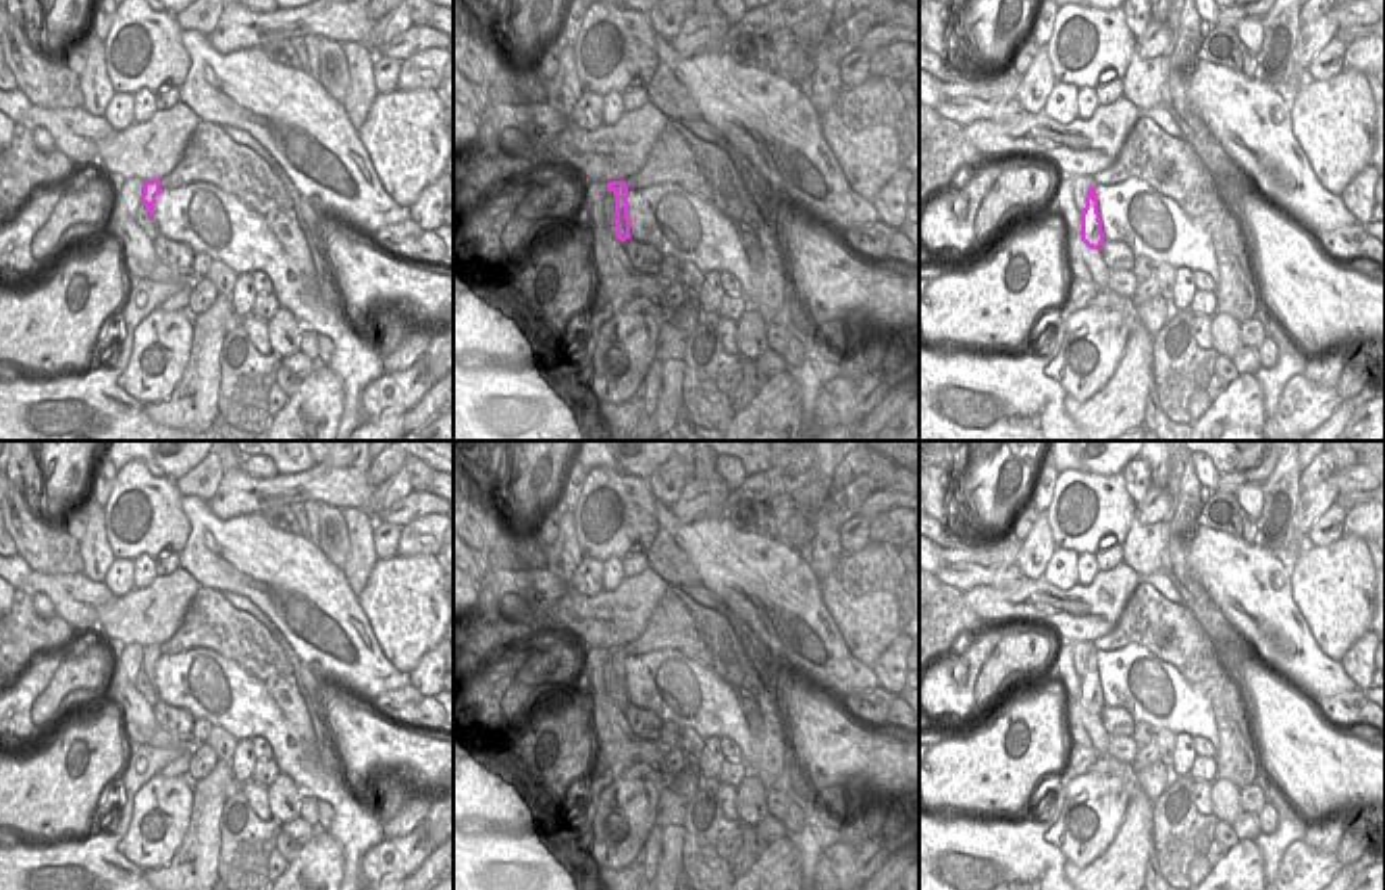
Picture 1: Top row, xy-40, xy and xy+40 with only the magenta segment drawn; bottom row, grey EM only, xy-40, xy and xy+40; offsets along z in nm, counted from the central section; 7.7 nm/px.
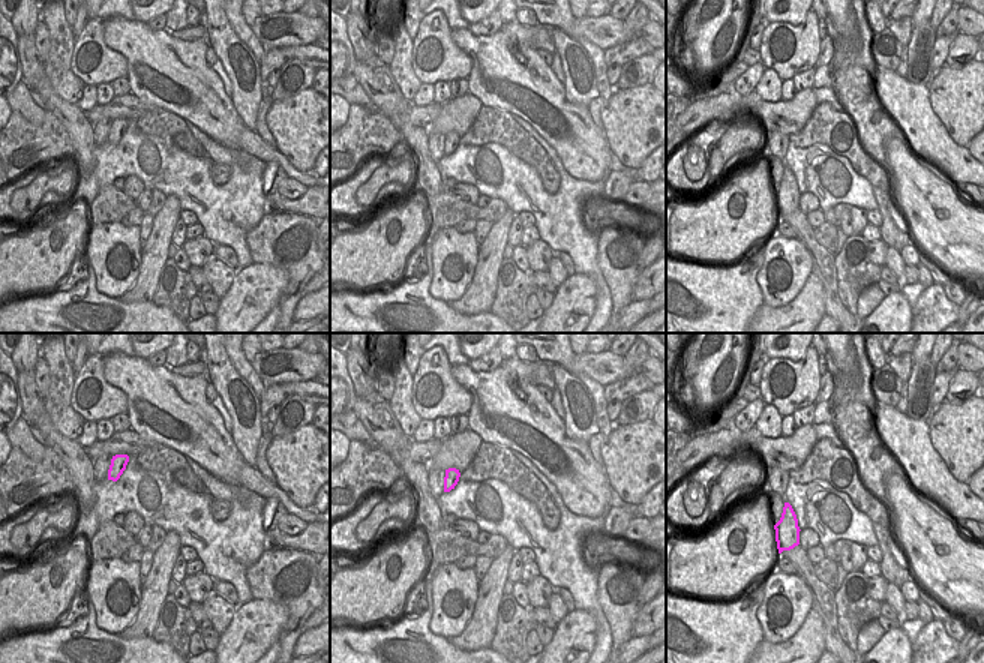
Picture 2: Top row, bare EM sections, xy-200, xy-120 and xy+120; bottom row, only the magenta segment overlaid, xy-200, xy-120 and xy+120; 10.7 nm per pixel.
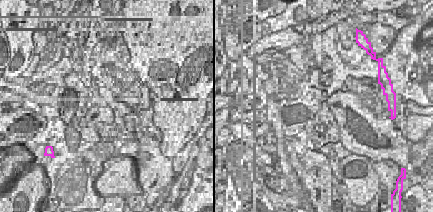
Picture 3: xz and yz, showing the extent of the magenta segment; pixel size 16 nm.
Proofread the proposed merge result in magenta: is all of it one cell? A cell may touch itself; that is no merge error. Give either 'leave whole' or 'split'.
leave whole

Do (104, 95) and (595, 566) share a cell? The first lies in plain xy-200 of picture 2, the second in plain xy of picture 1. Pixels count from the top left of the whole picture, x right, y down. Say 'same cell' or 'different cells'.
different cells

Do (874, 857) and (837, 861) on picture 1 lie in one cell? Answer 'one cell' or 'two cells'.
one cell

